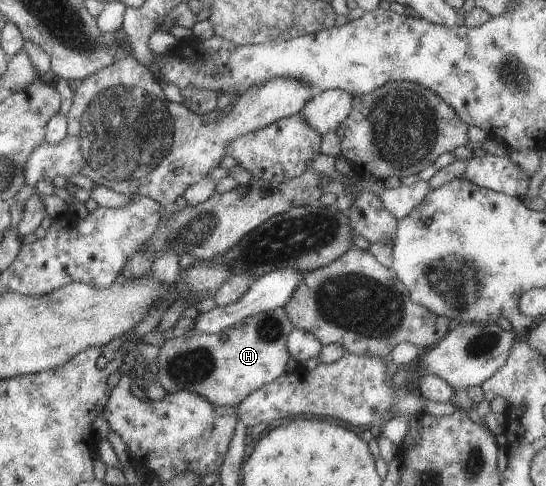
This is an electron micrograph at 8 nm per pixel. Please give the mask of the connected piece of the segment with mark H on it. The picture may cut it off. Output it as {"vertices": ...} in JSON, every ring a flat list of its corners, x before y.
{"vertices":[[283,307,262,311,215,333,182,332,161,344,155,377,167,393,187,390,216,405,235,407,259,386,285,372,290,356,287,338,294,328]]}

